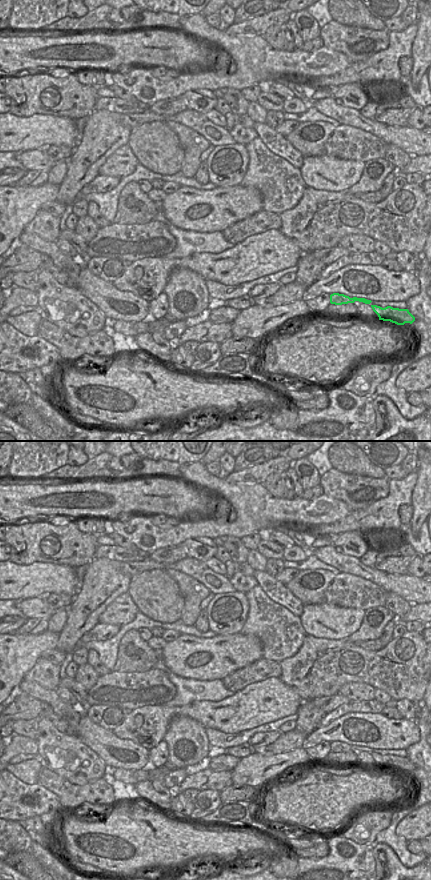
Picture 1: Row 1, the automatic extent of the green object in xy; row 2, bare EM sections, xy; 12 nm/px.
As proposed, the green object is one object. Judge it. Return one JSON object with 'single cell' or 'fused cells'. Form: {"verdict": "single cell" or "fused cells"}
{"verdict": "single cell"}

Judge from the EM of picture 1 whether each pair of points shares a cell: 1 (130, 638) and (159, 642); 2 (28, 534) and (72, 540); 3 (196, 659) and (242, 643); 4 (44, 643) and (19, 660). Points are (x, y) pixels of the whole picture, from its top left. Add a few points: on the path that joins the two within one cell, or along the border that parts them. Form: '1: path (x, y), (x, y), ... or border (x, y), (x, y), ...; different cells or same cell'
1: border (146, 641), (154, 650); different cells
2: path (39, 534), (48, 534), (53, 531), (61, 536); same cell
3: path (207, 656), (210, 653), (231, 652); same cell
4: path (38, 644), (25, 654); same cell

